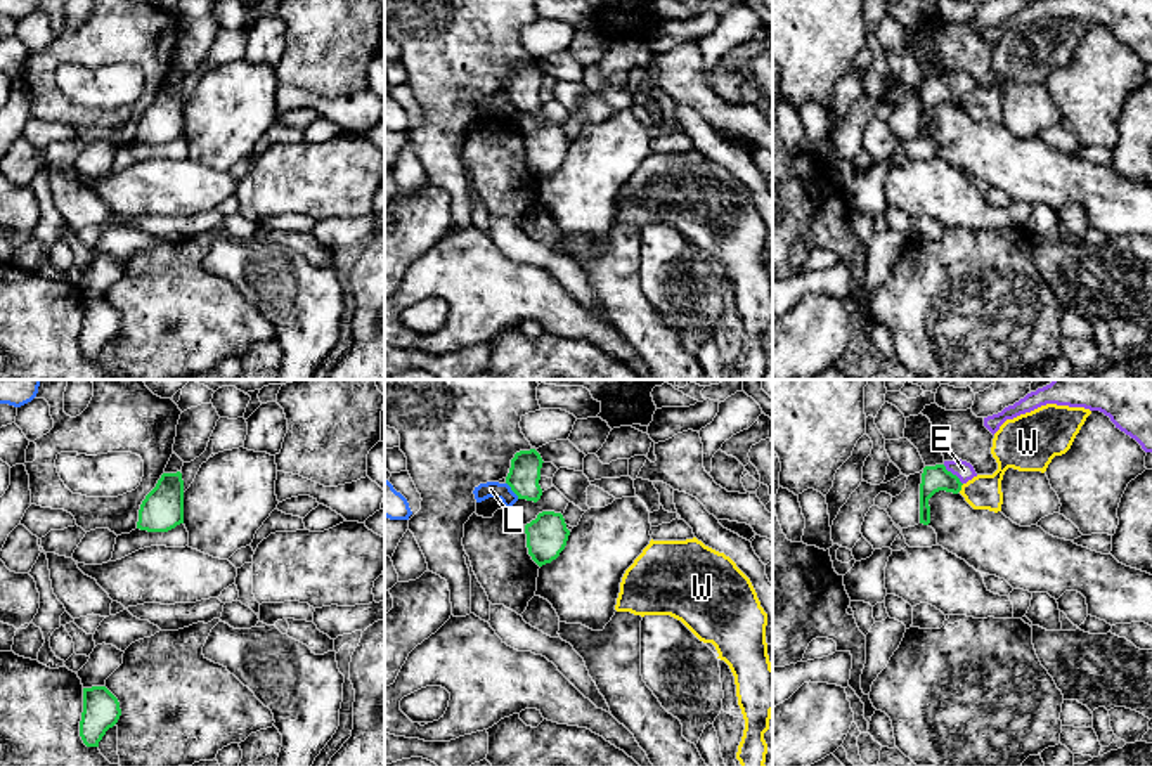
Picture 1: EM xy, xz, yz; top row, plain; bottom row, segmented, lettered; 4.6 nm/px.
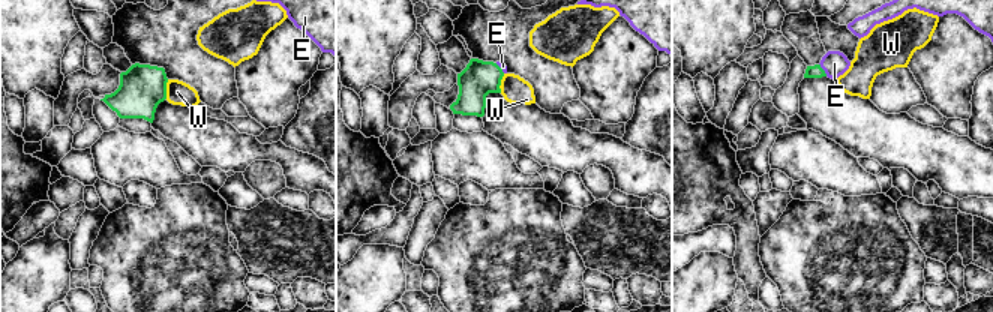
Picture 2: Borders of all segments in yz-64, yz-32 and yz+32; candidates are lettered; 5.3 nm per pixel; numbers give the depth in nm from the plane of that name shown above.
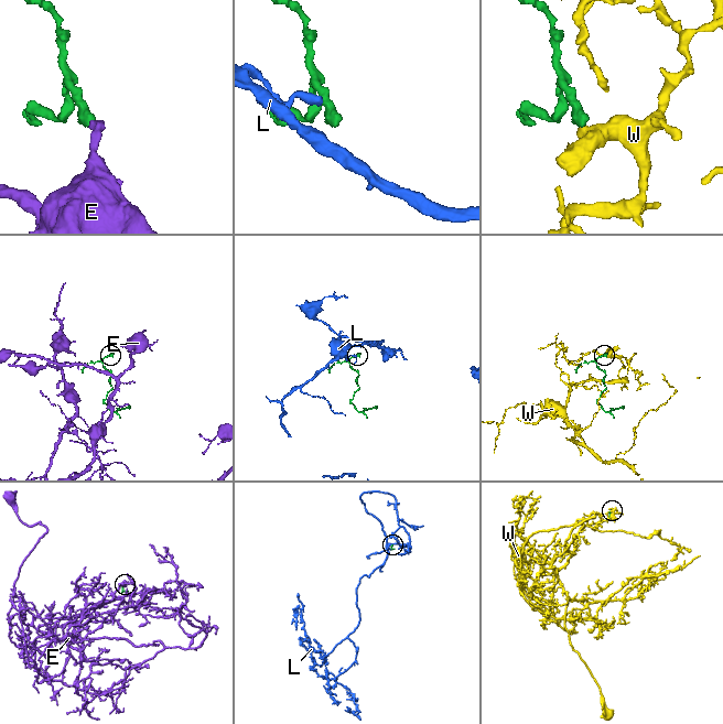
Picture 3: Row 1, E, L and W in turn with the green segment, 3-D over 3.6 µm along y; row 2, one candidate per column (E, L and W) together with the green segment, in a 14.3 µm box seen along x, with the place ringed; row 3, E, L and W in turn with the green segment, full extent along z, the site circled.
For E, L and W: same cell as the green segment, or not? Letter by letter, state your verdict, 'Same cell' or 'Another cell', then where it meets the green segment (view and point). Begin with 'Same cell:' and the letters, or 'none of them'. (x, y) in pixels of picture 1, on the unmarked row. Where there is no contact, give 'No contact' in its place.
Same cell: E
E: Same cell. Touches green at yz (951, 85)
L: Another cell. Touches green at xz (511, 101)
W: Another cell. Touches green at yz (960, 99)

